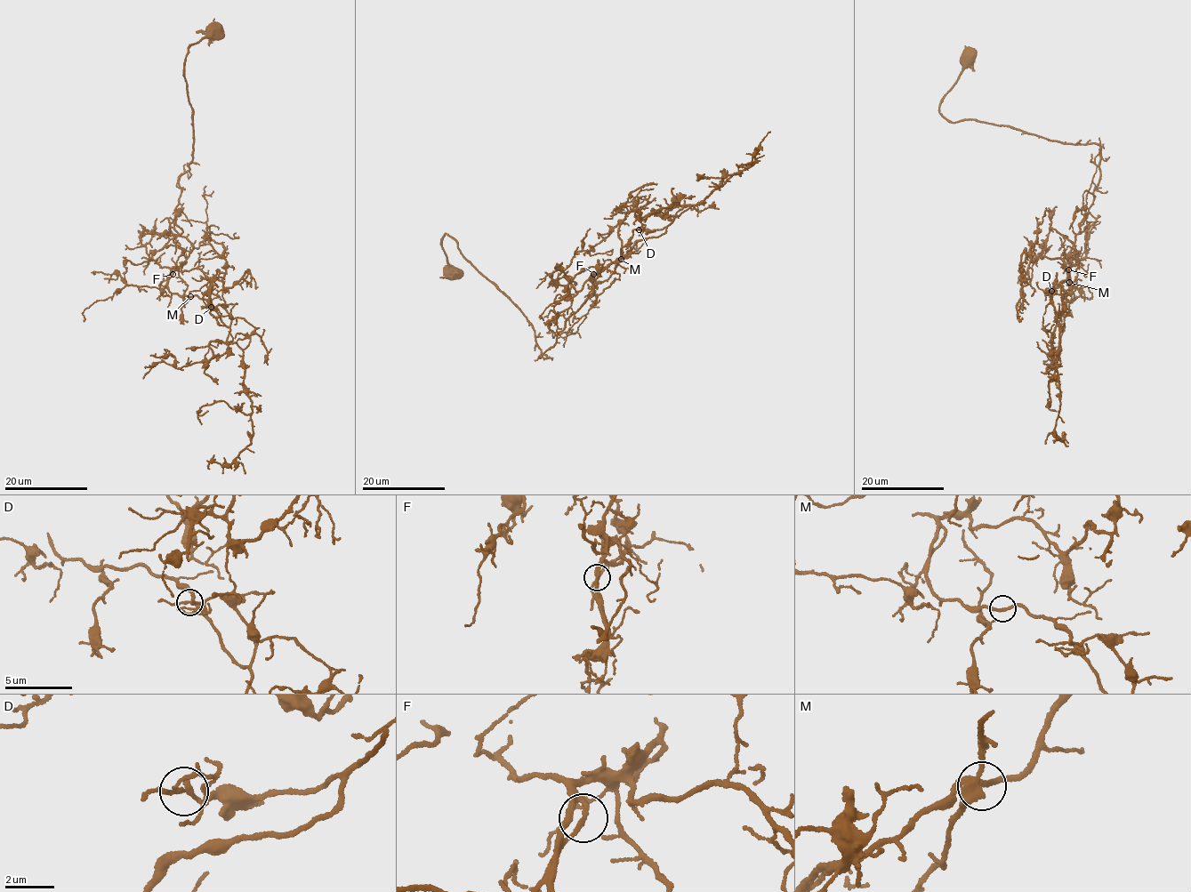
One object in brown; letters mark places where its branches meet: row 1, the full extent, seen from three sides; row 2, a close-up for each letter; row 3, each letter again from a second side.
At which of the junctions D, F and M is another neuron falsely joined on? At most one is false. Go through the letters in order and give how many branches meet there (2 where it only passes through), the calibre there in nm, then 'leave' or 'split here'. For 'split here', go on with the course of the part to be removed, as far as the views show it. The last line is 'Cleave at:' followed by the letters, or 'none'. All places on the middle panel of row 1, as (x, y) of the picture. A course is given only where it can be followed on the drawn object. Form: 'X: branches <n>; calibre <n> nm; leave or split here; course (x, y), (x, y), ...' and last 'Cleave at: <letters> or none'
D: branches 2; calibre 190 nm; leave
F: branches 2; calibre 170 nm; leave
M: branches 2; calibre 220 nm; leave
Cleave at: none

